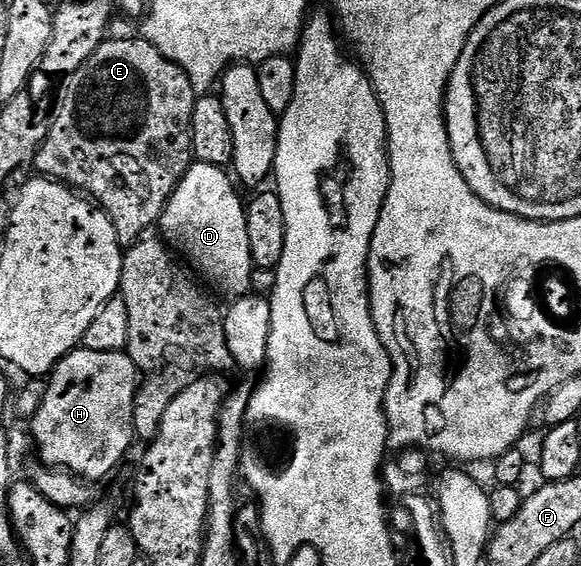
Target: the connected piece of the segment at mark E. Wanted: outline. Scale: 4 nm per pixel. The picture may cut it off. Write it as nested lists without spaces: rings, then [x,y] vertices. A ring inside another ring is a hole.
[[[108,38],[104,40],[103,45],[77,71],[66,77],[62,84],[63,101],[57,104],[54,109],[51,118],[51,128],[47,132],[45,142],[37,150],[33,165],[34,171],[40,177],[58,180],[59,183],[67,185],[68,188],[76,189],[90,197],[111,219],[113,226],[117,230],[119,244],[126,250],[137,242],[137,238],[141,238],[141,234],[145,230],[158,225],[159,217],[163,215],[173,190],[179,185],[179,179],[187,173],[187,169],[193,163],[191,127],[193,126],[193,106],[197,99],[196,90],[189,82],[185,70],[181,70],[181,66],[177,66],[169,58],[165,58],[165,54],[161,54],[161,50],[157,50],[148,40],[142,38],[136,38],[136,40],[114,40],[114,38]]]

